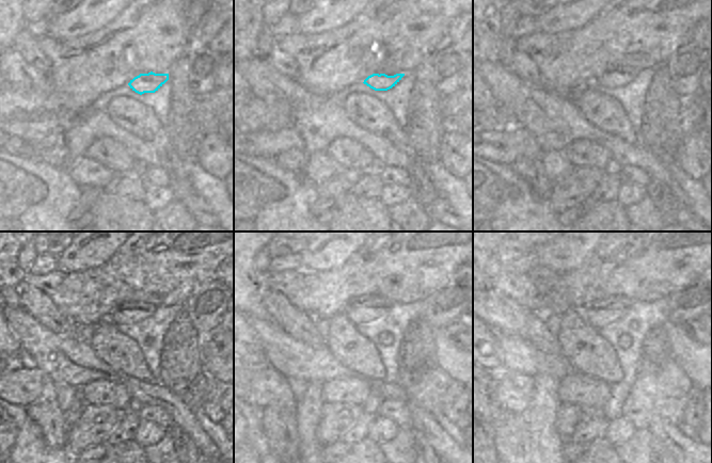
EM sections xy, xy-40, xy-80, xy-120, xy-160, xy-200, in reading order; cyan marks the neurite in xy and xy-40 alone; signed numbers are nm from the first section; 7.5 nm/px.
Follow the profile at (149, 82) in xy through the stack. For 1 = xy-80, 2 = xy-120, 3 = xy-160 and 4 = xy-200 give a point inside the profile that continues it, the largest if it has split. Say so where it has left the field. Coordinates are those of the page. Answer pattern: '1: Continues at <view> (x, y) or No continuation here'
1: Continues at xy-80 (613, 79)
2: Continues at xy-120 (133, 312)
3: Continues at xy-160 (364, 309)
4: Continues at xy-200 (600, 313)

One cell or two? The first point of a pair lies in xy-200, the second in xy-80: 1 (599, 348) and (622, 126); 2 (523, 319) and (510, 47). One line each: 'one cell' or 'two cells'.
1: one cell
2: one cell

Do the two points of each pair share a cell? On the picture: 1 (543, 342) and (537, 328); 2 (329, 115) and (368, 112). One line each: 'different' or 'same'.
1: same
2: different

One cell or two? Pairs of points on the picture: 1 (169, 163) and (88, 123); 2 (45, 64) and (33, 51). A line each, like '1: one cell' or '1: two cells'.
1: two cells
2: one cell

